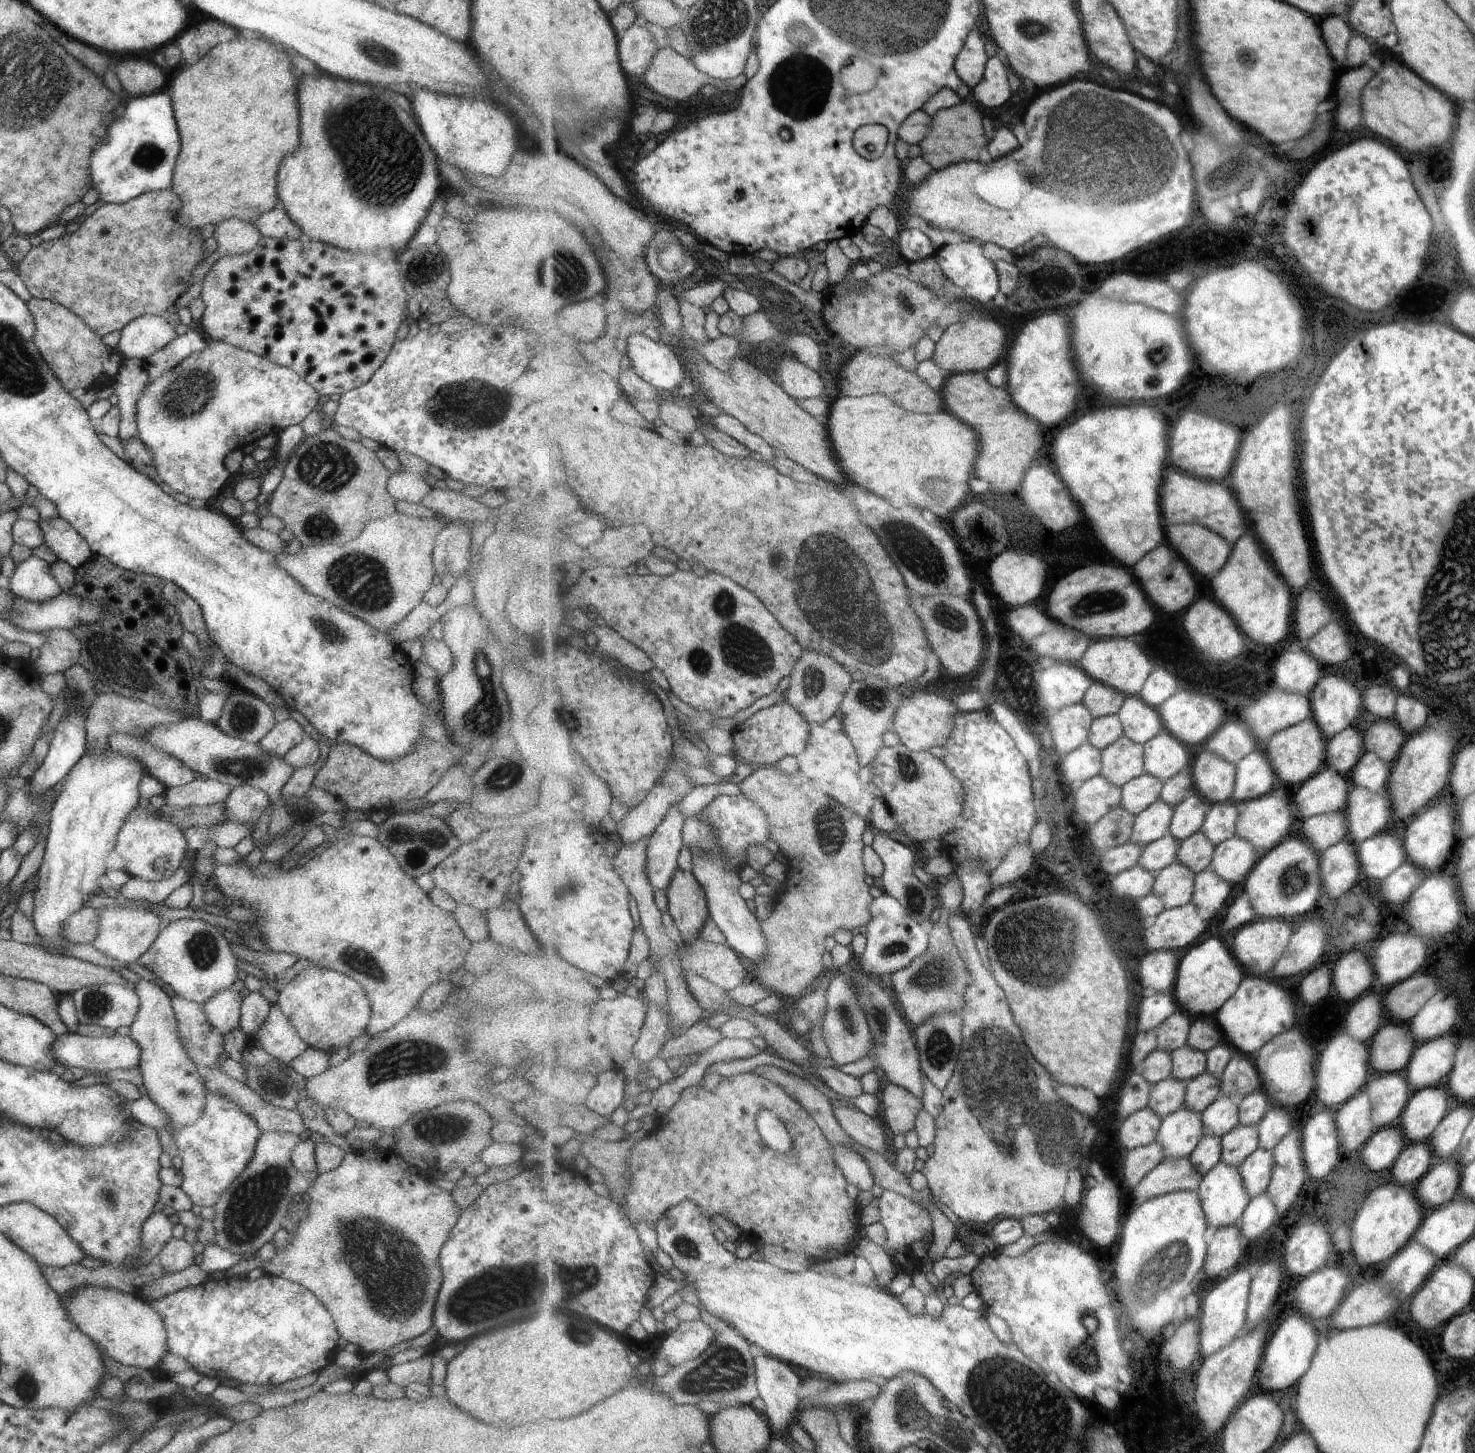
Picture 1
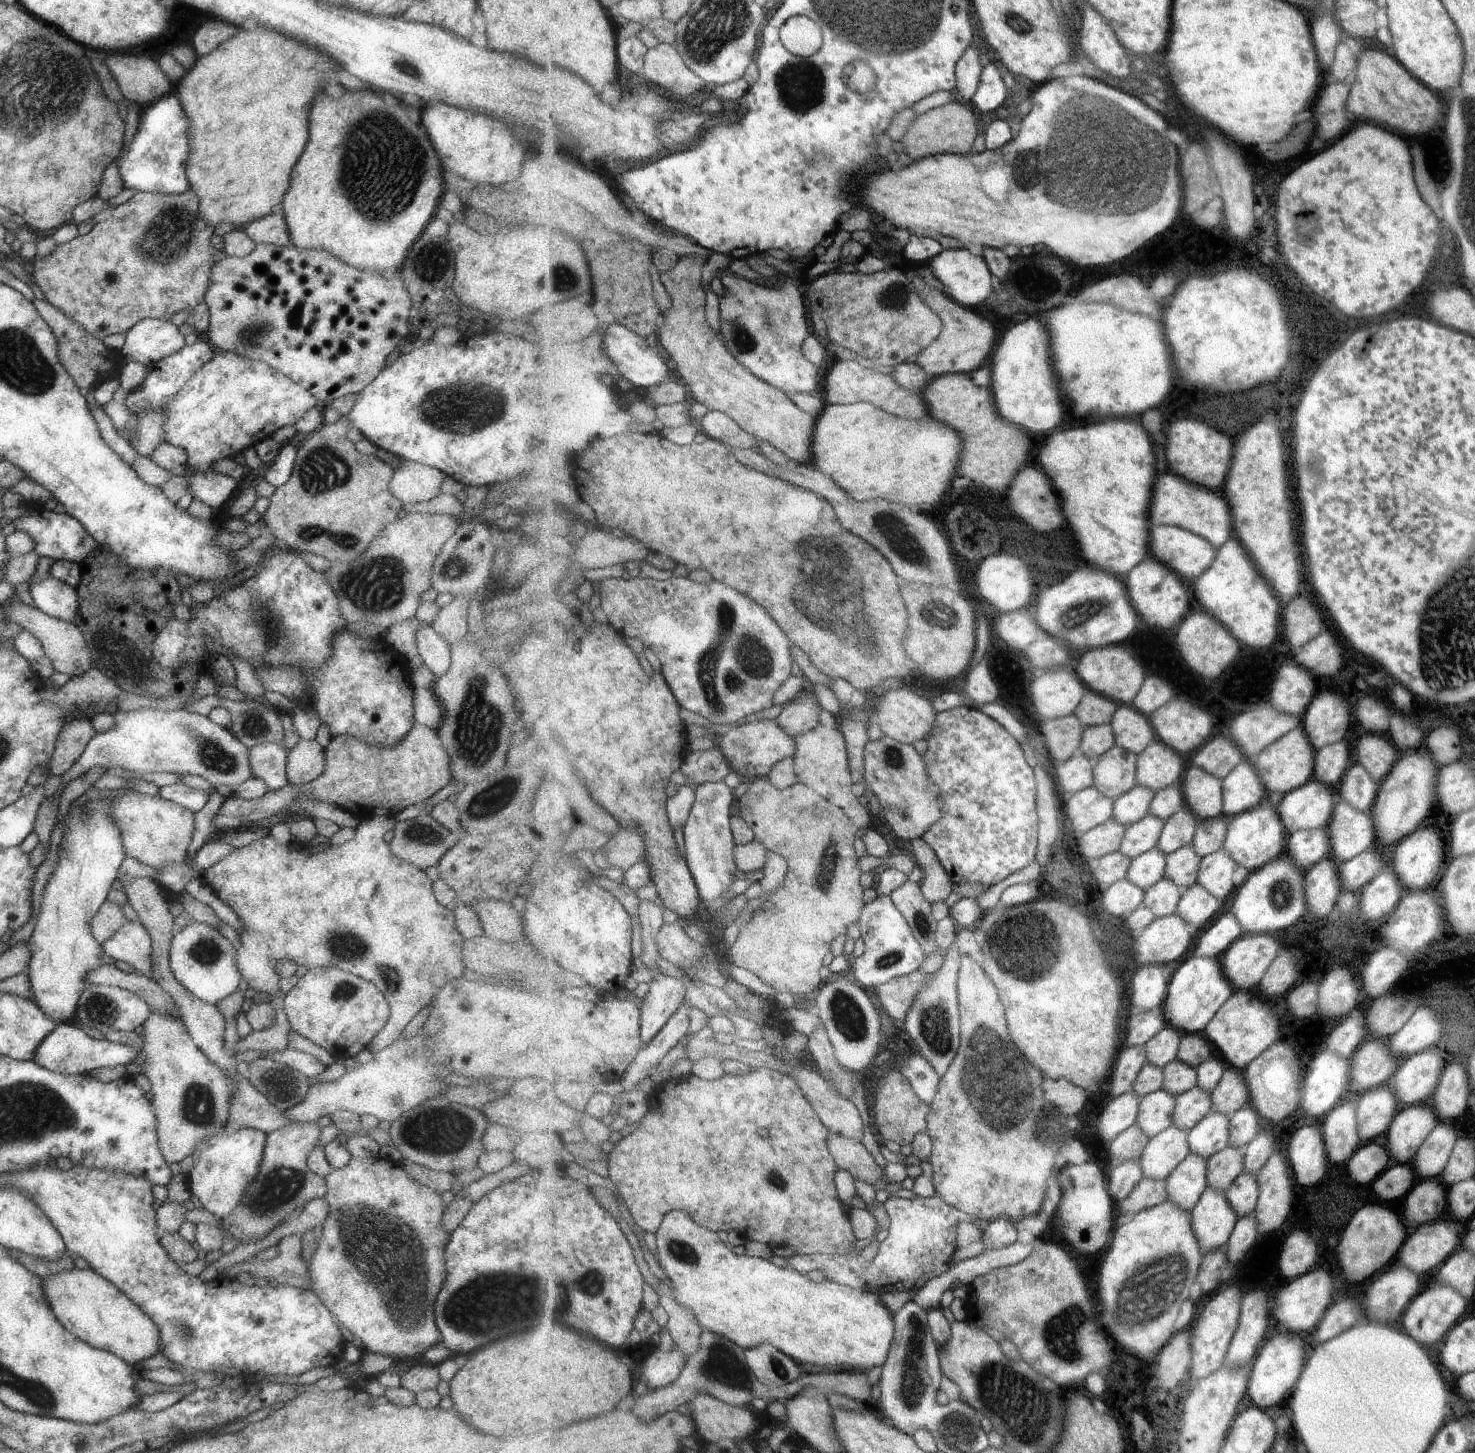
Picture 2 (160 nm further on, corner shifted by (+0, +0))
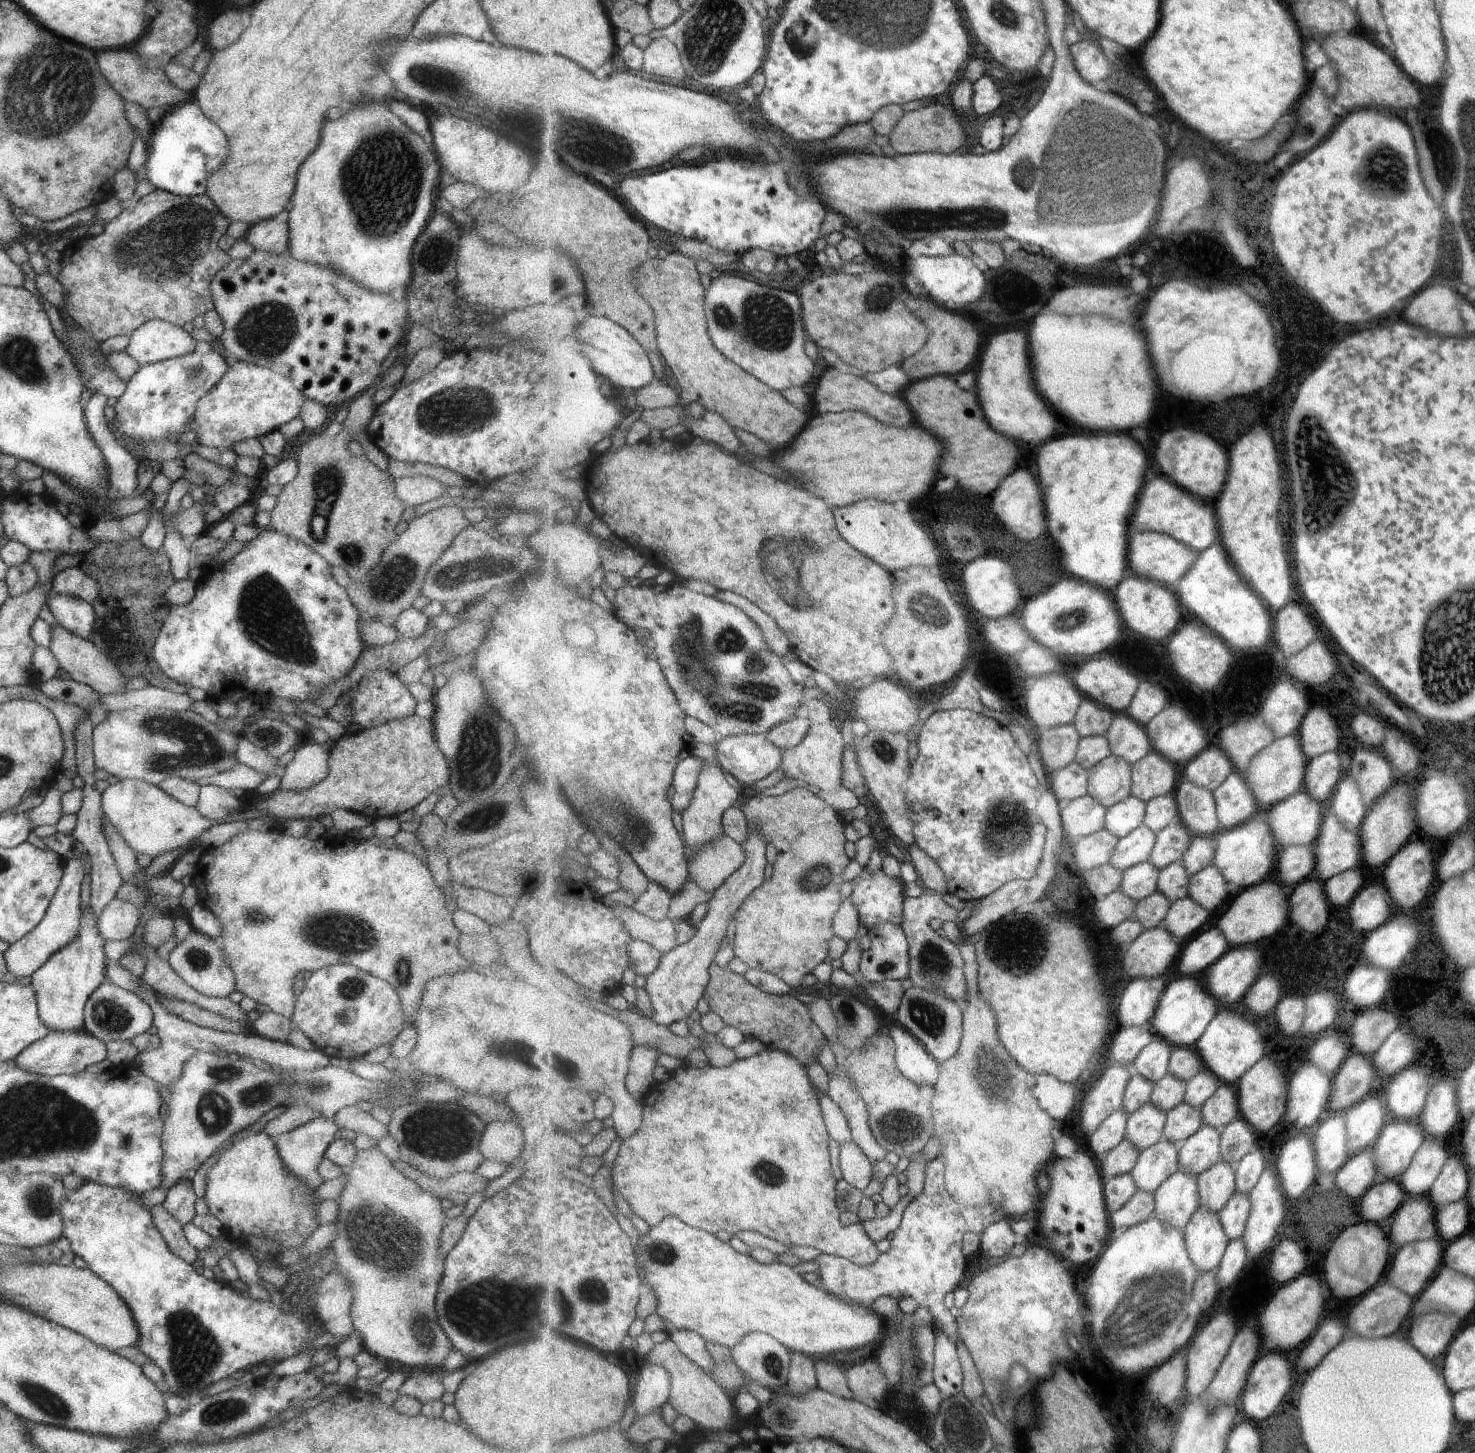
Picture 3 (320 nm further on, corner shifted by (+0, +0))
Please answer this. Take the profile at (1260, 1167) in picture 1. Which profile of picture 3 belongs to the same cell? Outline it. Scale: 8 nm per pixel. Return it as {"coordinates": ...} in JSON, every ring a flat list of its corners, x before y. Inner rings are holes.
{"coordinates":[[1235,1192,1226,1208,1218,1214,1231,1241,1244,1236,1251,1207,1250,1195]]}

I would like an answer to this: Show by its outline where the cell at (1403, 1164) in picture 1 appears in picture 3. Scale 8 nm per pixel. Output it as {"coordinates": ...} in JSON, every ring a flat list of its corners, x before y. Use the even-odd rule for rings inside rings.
{"coordinates":[[1381,1179,1372,1184,1361,1196,1361,1216,1363,1221,1372,1223,1389,1220,1407,1194,1397,1179]]}

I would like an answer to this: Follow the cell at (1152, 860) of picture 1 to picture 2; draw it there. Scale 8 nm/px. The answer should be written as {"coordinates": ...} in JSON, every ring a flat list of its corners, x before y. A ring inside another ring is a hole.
{"coordinates":[[1159,848,1135,857,1128,872,1128,878,1145,892,1164,879,1166,858,1168,856]]}

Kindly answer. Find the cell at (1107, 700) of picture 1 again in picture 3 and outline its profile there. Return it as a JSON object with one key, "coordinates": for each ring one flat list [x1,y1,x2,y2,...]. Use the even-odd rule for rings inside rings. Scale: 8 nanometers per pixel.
{"coordinates":[[1085,697,1079,707,1074,725,1082,737,1103,737,1108,733,1117,713,1095,699]]}

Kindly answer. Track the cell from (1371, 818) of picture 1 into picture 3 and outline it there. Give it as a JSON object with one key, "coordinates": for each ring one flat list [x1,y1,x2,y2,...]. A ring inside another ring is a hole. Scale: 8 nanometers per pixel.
{"coordinates":[[1327,814,1316,841,1316,866,1323,883,1361,862,1361,834,1346,829,1334,814]]}

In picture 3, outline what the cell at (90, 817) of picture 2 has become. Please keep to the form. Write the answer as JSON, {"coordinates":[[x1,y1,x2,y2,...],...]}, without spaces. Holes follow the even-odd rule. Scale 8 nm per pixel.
{"coordinates":[[82,911,80,914,79,928,76,938,63,948,55,951,35,972,30,974,30,985,33,987,36,996,36,1005,39,1020,50,1031,79,1031,83,1026,83,1009,87,997,105,981,104,968,105,953,103,943,105,940,96,927,96,918,92,912]]}

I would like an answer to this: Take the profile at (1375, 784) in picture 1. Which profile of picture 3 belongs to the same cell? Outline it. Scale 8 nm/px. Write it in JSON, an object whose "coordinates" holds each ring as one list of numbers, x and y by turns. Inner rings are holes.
{"coordinates":[[1350,779,1339,780,1337,790,1331,796,1331,812,1346,829,1358,829,1369,807,1362,803,1358,786]]}

